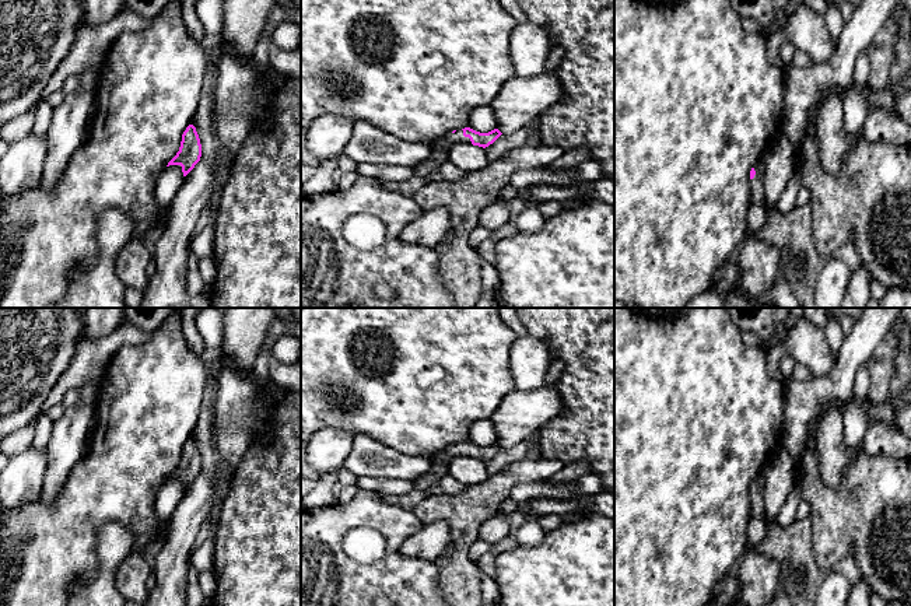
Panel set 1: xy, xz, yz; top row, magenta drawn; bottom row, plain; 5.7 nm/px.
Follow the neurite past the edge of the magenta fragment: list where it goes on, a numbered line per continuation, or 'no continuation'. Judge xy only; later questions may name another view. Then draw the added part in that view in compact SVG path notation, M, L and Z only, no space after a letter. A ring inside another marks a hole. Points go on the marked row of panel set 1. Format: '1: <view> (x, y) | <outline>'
no continuation

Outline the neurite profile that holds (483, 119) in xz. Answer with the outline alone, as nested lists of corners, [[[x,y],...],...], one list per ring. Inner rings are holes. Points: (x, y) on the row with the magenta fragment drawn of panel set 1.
[[[480,106],[470,115],[470,129],[488,133],[497,127],[497,120],[491,106]]]

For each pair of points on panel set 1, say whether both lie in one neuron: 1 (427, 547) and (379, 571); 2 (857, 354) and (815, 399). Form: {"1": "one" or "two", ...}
{"1": "two", "2": "one"}

